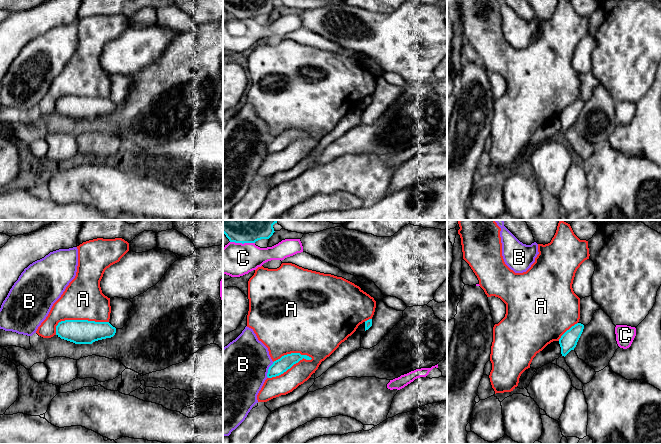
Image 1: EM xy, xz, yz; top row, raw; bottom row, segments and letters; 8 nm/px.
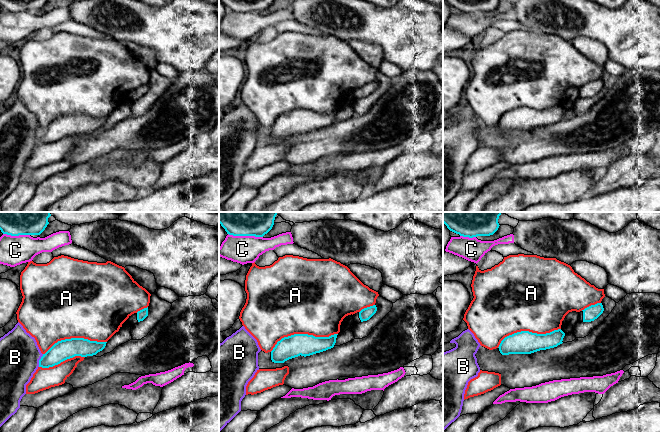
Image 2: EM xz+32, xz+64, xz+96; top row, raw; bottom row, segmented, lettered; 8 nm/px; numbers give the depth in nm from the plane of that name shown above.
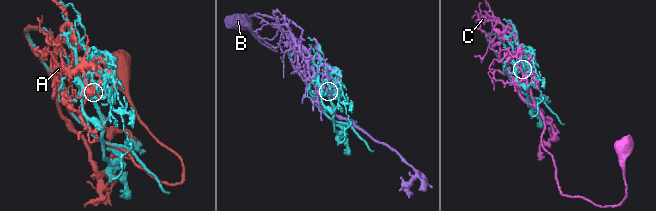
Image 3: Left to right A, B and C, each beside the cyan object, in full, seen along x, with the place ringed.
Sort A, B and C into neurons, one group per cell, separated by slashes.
A / B / C

